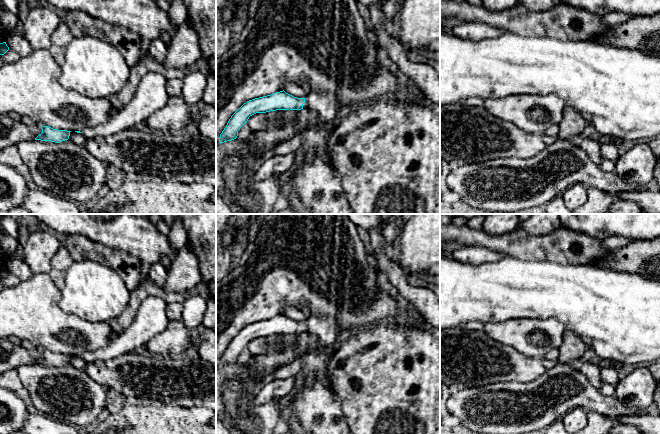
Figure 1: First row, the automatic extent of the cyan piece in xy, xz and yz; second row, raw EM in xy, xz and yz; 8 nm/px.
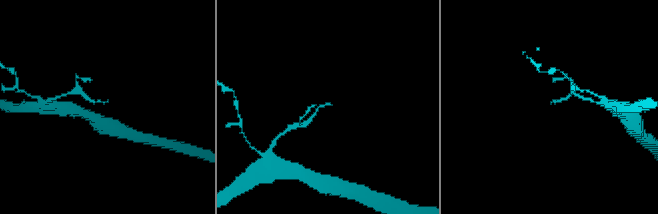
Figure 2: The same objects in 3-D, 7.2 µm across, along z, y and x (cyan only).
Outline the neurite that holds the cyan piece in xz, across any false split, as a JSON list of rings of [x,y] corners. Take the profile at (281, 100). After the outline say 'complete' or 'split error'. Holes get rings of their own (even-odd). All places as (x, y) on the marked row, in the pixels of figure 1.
[[[284,90],[271,95],[255,98],[244,103],[229,119],[220,134],[219,142],[224,143],[237,138],[240,128],[250,116],[276,110],[314,109],[325,120],[335,119],[343,108],[337,96],[330,93],[307,93],[305,98],[297,98]]] | split error

